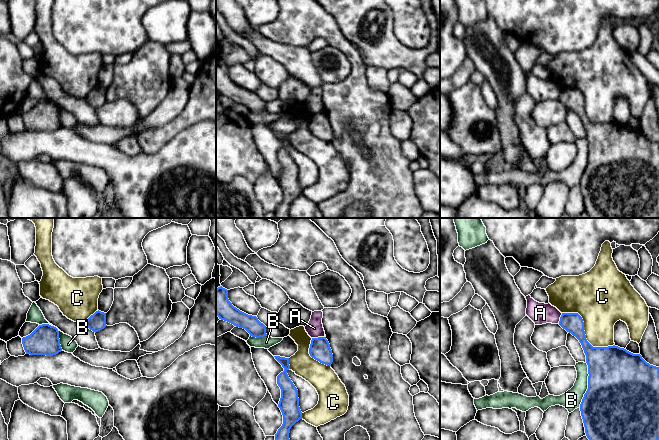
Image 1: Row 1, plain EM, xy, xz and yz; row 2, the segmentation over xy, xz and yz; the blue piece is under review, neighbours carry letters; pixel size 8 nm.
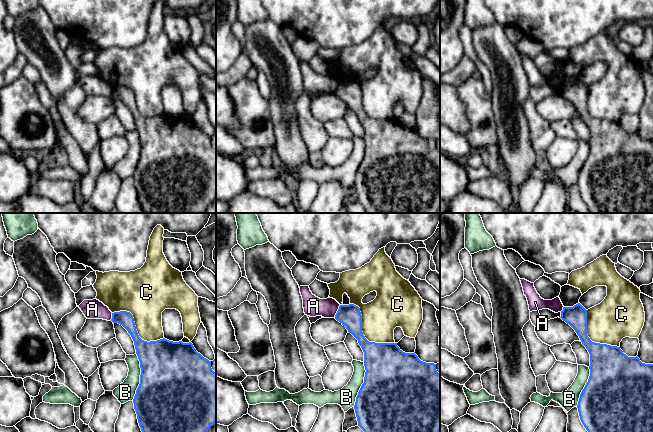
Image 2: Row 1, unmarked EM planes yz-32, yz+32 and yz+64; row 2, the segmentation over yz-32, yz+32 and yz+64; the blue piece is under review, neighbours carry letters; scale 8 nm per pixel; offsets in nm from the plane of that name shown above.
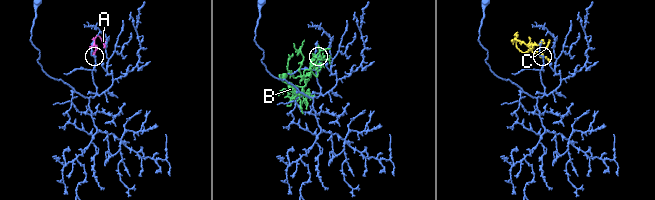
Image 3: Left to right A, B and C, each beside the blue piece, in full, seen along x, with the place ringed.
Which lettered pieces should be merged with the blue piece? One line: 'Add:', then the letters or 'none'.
Add: none

